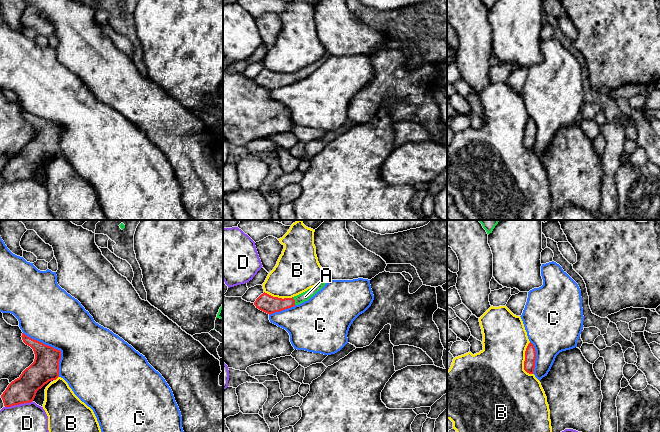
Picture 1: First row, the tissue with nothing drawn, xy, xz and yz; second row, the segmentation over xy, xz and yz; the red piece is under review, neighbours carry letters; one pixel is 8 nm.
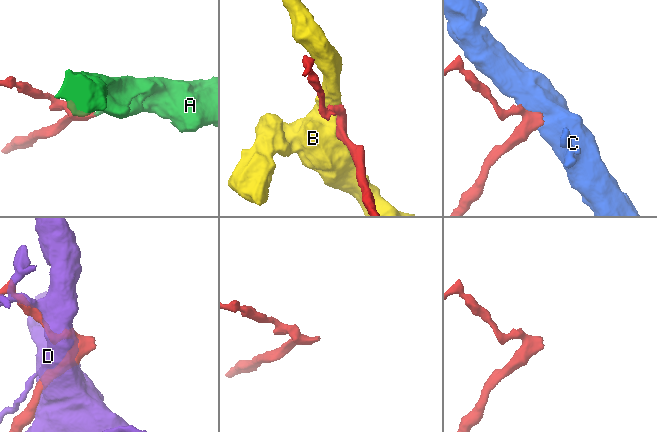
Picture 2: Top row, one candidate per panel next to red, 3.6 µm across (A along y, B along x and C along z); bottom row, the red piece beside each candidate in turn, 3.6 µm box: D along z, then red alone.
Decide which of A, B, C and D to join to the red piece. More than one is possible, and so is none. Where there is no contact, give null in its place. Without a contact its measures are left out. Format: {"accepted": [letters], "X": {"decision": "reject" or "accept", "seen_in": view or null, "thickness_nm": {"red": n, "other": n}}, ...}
{"accepted": ["A"], "A": {"decision": "accept", "seen_in": "xz", "thickness_nm": {"red": 140, "other": 80}}, "B": {"decision": "reject", "seen_in": "yz", "thickness_nm": {"red": 100, "other": 440}}, "C": {"decision": "reject", "seen_in": "xy", "thickness_nm": {"red": 220, "other": 440}}, "D": {"decision": "reject", "seen_in": "xy", "thickness_nm": {"red": 220, "other": 400}}}

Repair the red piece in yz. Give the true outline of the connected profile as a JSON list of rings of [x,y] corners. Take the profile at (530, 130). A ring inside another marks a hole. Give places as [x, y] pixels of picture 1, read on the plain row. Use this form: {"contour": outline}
{"contour": [[[530,118],[525,127],[524,146],[529,150],[534,150],[536,137],[536,126],[534,121]]]}

